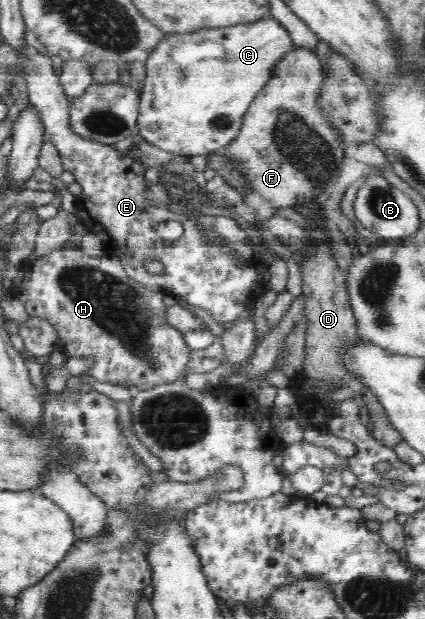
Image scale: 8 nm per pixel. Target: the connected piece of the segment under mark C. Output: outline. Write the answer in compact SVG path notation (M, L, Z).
M272 17L254 23L232 24L230 27L199 28L193 32L164 33L145 60L146 78L140 90L139 135L157 148L186 157L208 155L227 147L240 132L245 112L274 77L274 67L295 43L290 32Z

